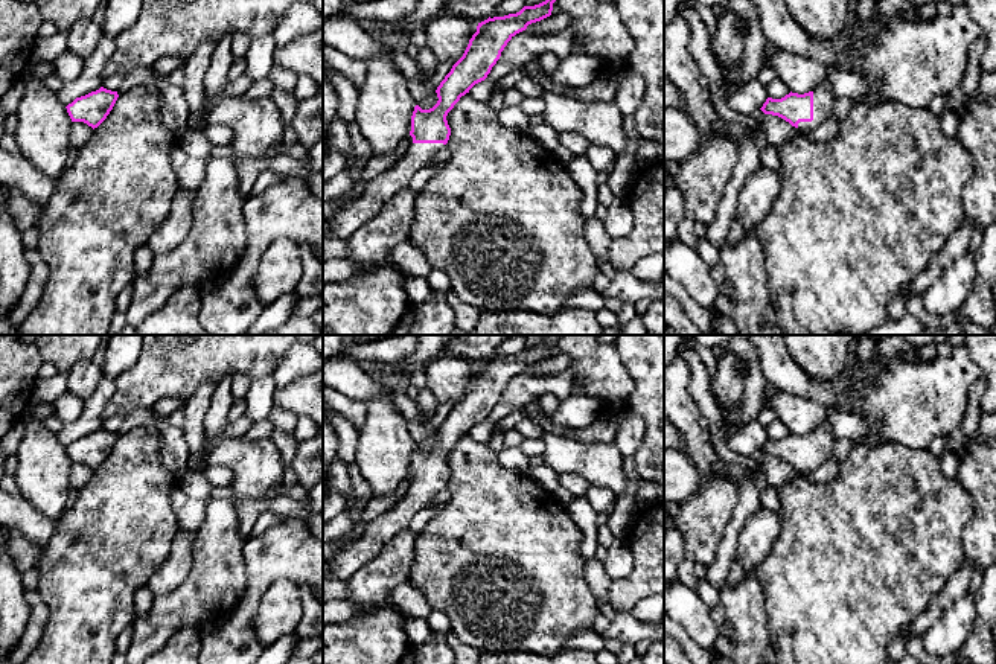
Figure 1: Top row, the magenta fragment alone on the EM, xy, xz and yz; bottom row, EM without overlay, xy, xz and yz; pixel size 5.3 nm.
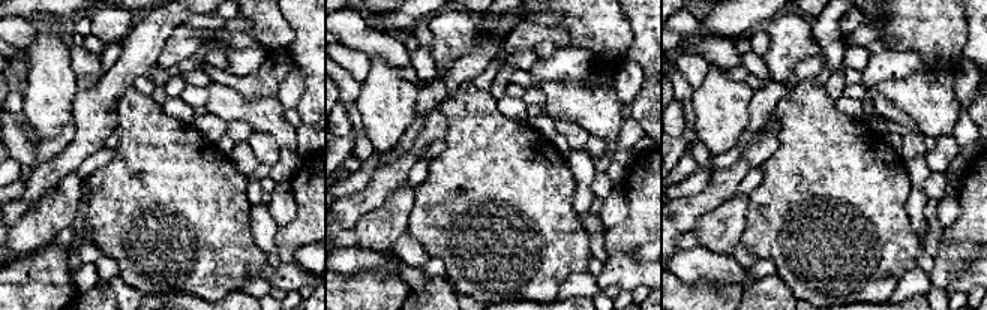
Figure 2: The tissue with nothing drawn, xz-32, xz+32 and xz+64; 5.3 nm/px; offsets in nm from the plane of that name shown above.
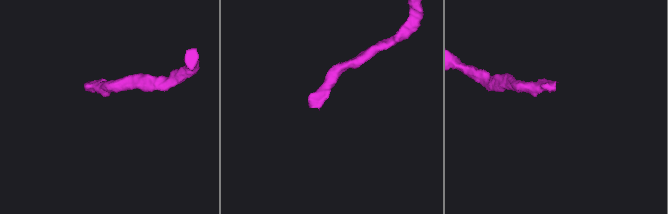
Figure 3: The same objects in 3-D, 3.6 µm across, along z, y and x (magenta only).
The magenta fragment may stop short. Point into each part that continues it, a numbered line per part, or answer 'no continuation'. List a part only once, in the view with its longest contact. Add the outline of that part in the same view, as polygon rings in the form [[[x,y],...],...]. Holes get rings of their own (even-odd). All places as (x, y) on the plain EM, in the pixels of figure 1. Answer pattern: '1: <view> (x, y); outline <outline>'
1: yz (824, 439); outline [[[822,420],[818,426],[813,428],[812,433],[813,433],[813,461],[798,464],[798,471],[803,474],[815,471],[827,458],[833,457],[836,437],[830,425],[825,420]]]

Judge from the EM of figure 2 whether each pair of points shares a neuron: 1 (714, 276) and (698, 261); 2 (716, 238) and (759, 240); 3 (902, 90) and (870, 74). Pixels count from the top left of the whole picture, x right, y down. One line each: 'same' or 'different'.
1: same
2: different
3: different

